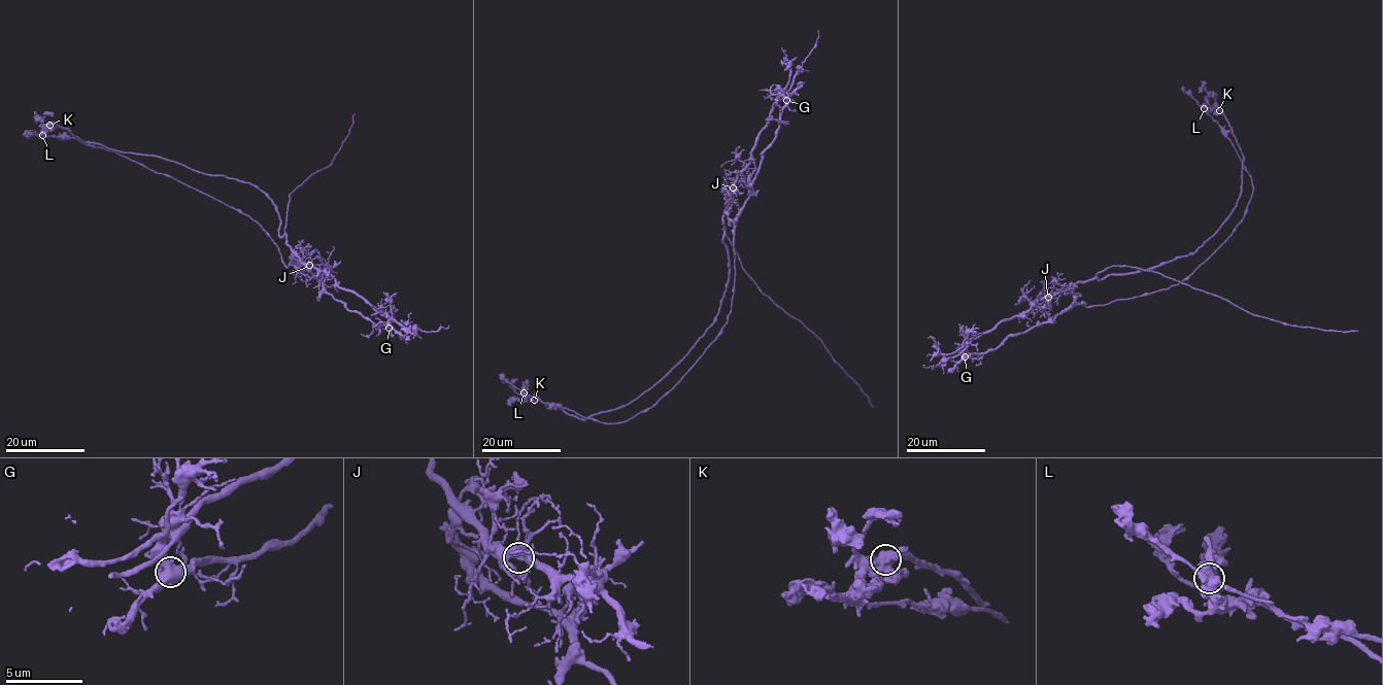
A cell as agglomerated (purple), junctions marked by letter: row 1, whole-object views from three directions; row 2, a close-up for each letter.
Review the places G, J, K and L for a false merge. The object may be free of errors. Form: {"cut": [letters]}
{"cut": ["L"]}

